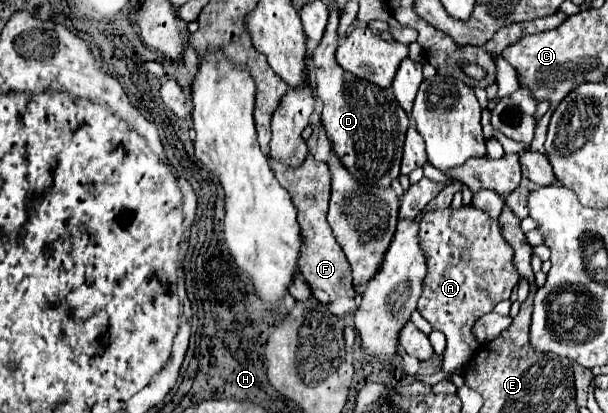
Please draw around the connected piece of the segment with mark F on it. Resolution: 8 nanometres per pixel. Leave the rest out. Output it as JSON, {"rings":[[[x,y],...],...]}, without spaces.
{"rings":[[[308,152],[306,160],[292,168],[286,164],[280,164],[278,160],[270,158],[270,168],[274,170],[274,176],[278,182],[290,192],[294,206],[298,208],[298,220],[302,226],[302,234],[306,242],[306,248],[302,250],[302,278],[310,284],[312,290],[322,290],[328,294],[328,300],[334,302],[336,298],[348,296],[354,298],[354,286],[352,286],[352,270],[350,264],[336,242],[328,222],[326,222],[326,212],[328,212],[328,200],[330,200],[330,170],[326,162],[316,162],[314,156]]]}

